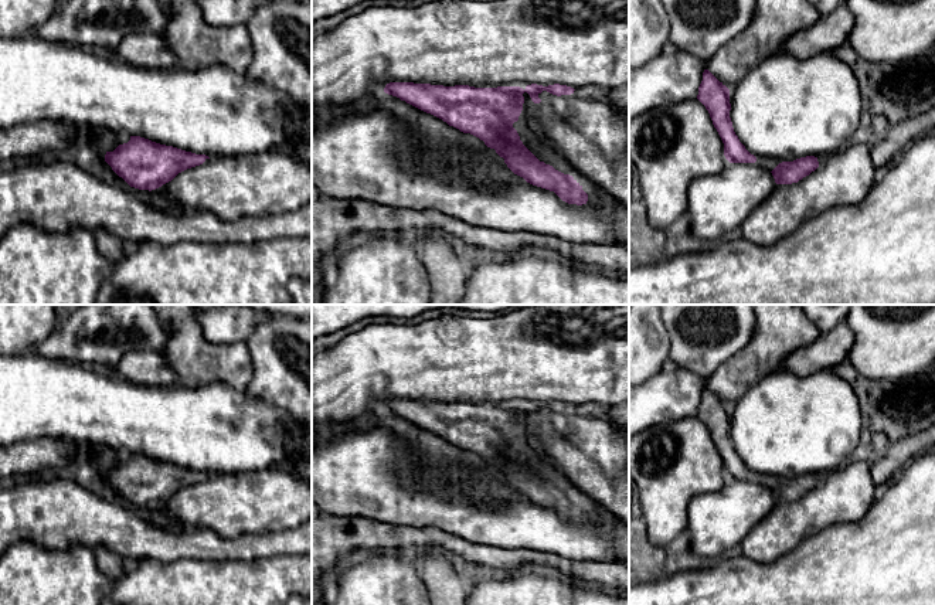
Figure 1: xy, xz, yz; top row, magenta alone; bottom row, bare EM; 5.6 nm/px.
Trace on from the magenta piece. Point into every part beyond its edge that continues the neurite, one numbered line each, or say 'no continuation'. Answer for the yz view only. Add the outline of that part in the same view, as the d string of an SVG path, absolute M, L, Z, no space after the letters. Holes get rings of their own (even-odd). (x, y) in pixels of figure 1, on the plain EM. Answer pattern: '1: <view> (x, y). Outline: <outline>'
1: yz (769, 481). Outline: M755 473L755 475L756 475L756 479L754 482L761 483L768 489L772 489L779 480L782 480L782 477L775 475L761 475L761 473Z

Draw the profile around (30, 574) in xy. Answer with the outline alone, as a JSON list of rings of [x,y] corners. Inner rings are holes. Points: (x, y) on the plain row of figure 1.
[[[18,541],[0,557],[0,605],[103,605],[113,588],[96,565],[94,550],[74,544],[67,550],[47,550],[34,541]]]

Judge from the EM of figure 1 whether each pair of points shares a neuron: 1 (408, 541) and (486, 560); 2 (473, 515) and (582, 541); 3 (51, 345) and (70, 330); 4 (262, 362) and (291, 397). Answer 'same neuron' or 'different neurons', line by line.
1: same neuron
2: same neuron
3: same neuron
4: same neuron

